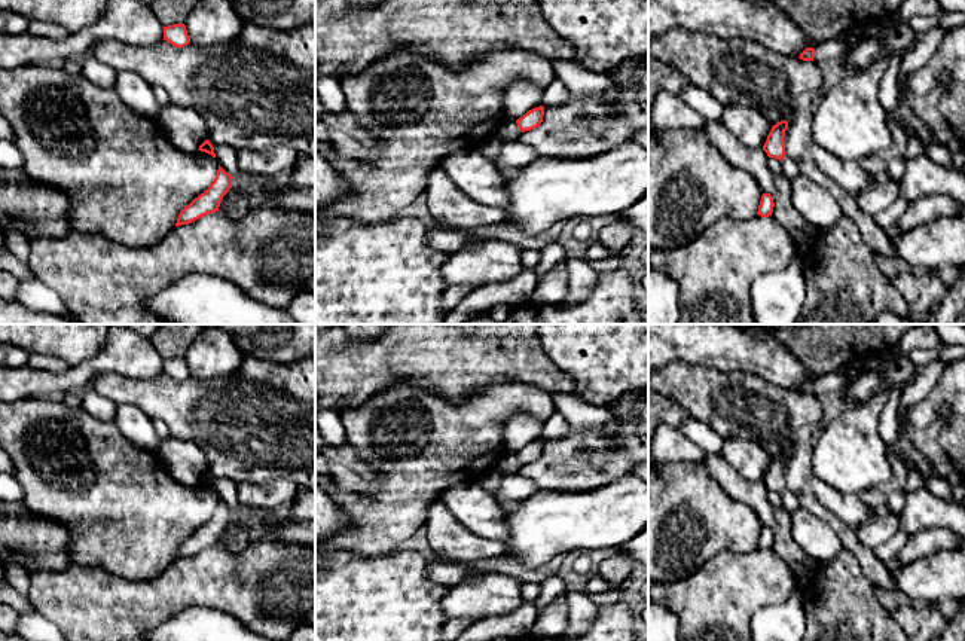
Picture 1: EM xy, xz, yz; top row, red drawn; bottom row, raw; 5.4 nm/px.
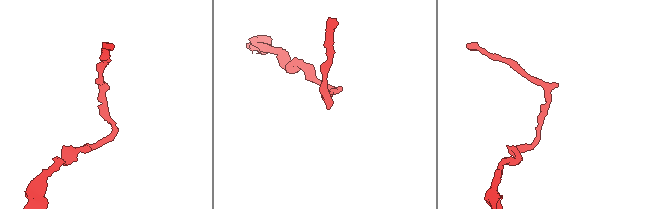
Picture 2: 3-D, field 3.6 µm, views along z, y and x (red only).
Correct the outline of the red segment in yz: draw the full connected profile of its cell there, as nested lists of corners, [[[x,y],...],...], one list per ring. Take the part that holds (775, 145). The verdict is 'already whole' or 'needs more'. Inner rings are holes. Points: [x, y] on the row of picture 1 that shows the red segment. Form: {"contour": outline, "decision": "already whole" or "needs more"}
{"contour": [[[781,120],[772,126],[767,140],[763,146],[763,150],[767,153],[769,158],[775,158],[782,161],[787,155],[785,152],[785,131],[788,129],[788,122]]], "decision": "already whole"}

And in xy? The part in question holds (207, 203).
{"contour": [[[219,165],[214,181],[204,193],[180,211],[175,226],[189,225],[207,214],[219,211],[223,196],[232,187],[232,178],[233,177]]], "decision": "already whole"}

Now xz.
{"contour": [[[540,106],[525,113],[522,117],[516,120],[516,123],[522,132],[531,131],[540,126],[540,123],[543,122],[543,116],[544,116],[544,107]]], "decision": "already whole"}

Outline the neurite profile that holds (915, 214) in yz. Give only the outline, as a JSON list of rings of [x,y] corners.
[[[928,195],[910,202],[898,219],[897,229],[906,232],[914,226],[932,222],[935,217],[959,216],[962,211],[962,204],[947,195]]]

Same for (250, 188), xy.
[[[238,171],[232,178],[232,187],[220,202],[219,211],[225,213],[235,202],[244,201],[248,210],[271,205],[280,210],[315,214],[315,186],[294,187],[288,183],[280,192],[268,192],[266,183],[271,178],[263,174]]]

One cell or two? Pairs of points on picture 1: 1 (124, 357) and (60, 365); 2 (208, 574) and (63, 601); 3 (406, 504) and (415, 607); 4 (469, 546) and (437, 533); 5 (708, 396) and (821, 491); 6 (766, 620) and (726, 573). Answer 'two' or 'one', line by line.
1: two
2: one
3: two
4: one
5: two
6: two

